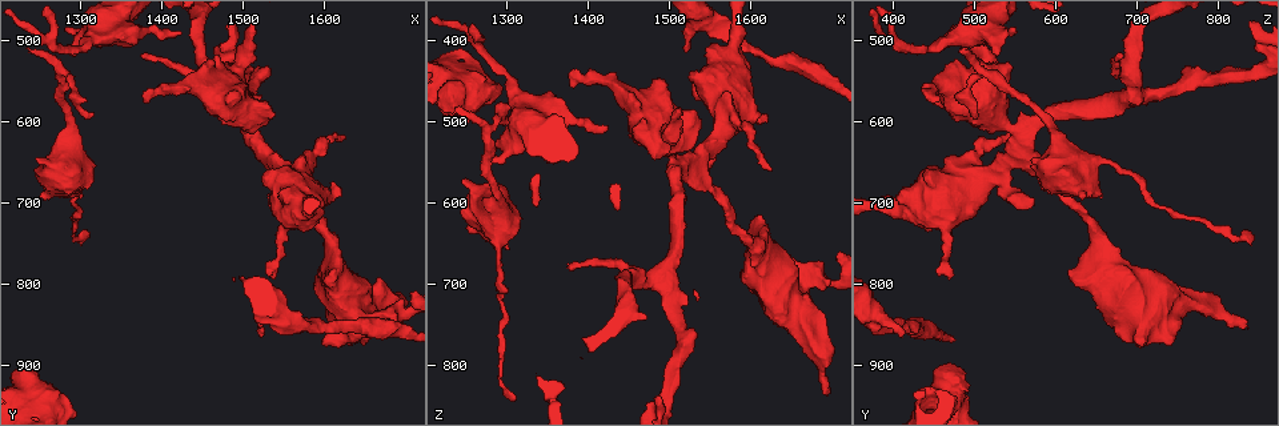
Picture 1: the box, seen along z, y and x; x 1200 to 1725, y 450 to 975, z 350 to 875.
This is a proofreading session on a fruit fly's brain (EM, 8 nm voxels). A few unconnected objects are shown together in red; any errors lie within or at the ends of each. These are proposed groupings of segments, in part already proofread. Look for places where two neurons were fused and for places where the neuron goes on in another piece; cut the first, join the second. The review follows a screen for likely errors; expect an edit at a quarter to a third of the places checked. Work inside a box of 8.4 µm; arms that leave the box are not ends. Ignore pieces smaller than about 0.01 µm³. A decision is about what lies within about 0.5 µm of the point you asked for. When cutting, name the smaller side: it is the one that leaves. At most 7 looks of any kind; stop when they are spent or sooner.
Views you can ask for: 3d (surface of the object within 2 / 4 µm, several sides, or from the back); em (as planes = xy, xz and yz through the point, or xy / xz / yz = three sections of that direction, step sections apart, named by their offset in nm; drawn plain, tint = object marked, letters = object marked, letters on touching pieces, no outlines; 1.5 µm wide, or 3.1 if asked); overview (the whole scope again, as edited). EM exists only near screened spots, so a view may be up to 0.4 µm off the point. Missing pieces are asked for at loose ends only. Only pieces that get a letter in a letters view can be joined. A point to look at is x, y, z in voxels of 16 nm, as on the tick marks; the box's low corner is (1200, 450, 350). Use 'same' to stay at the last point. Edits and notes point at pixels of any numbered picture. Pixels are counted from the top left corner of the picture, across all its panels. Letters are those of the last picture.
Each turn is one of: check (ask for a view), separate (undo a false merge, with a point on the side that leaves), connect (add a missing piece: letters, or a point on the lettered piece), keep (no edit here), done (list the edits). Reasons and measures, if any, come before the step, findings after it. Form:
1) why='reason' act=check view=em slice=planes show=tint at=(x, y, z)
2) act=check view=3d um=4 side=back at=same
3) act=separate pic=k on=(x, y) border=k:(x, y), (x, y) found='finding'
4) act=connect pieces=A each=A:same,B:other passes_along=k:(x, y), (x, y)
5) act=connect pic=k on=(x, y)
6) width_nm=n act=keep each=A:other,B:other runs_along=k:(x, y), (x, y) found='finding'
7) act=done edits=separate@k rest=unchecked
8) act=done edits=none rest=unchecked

why='sudden change in width' act=check view=3d um=2 at=(1695, 860, 450)

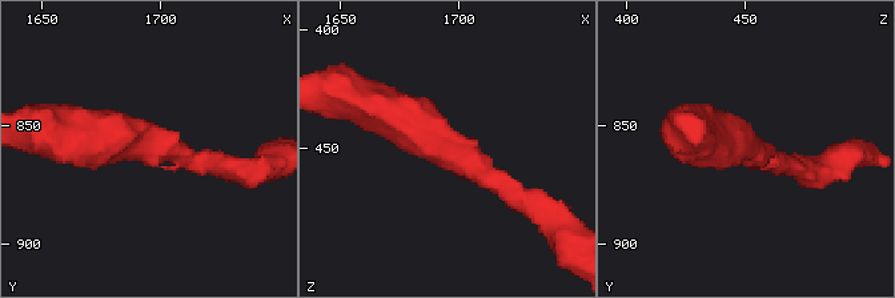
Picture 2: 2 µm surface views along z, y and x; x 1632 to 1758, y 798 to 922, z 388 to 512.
act=check view=em slice=yz step=4 show=letters at=(1696, 860, 454)

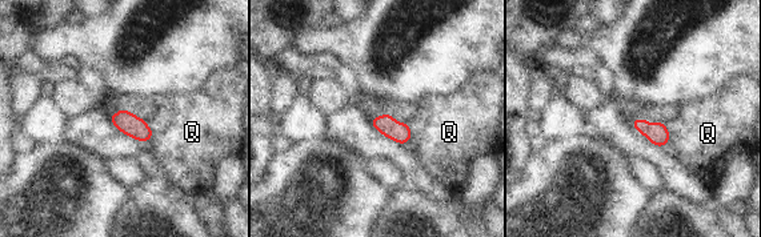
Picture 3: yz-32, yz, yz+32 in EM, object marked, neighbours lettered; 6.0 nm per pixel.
longest_contact=Q:120nm act=keep each=Q:other found='one neuron here'

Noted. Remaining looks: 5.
why='thin end' act=check view=em slice=planes show=letters at=(1235, 510, 490)

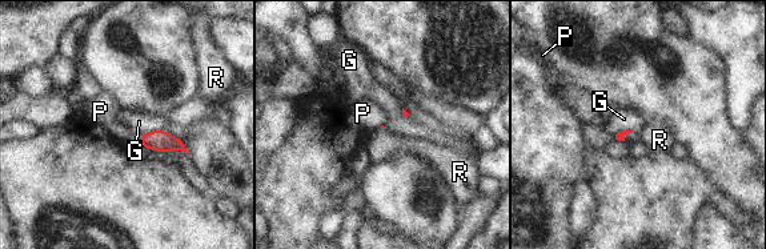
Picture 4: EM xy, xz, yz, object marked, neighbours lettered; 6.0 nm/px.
act=connect pieces=P each=G:other,P:same,R:other passes_along=4:(159, 140), (141, 139), (104, 121) found='it goes on there'

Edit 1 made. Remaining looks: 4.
act=done edits=connect@4 rest=unchecked

